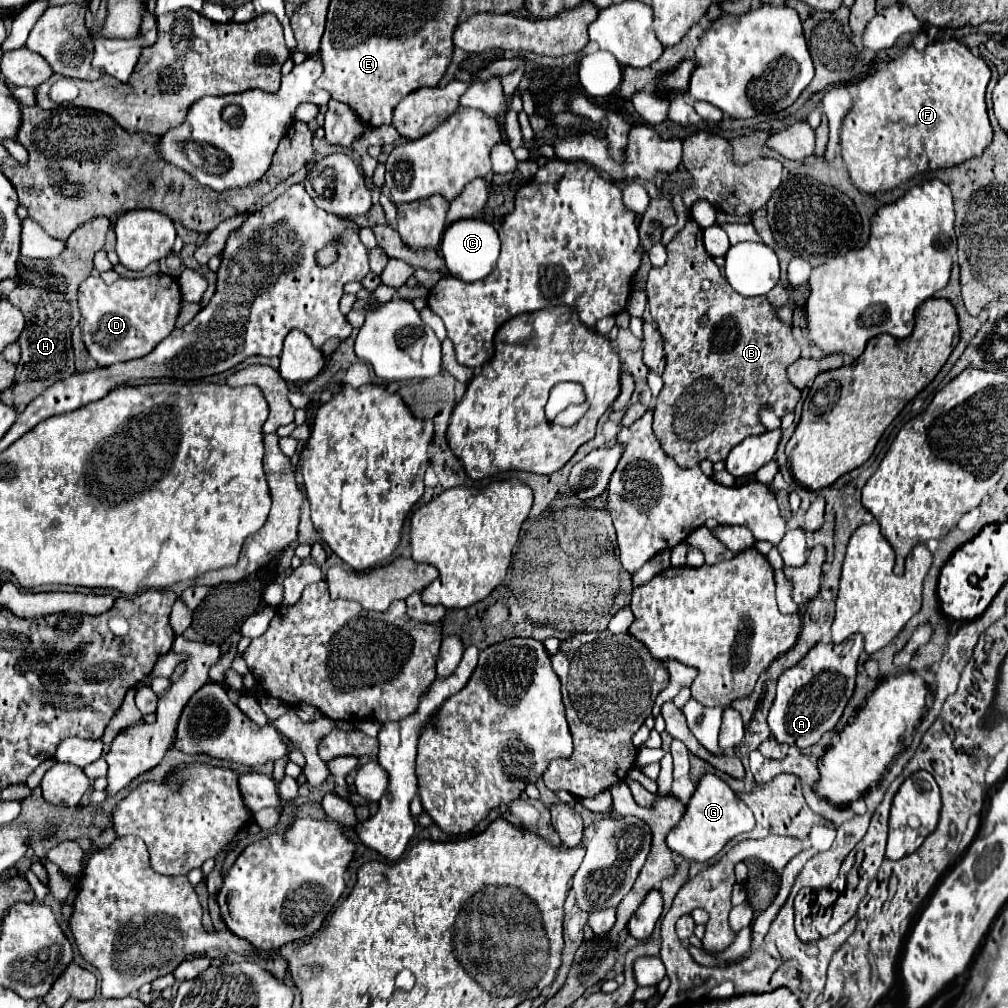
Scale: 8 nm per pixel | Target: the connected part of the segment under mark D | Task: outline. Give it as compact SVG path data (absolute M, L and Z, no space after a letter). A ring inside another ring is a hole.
M158 273L142 279L118 279L106 285L100 277L90 275L78 289L82 311L82 339L98 365L112 365L148 355L174 329L180 311L180 287L172 275Z

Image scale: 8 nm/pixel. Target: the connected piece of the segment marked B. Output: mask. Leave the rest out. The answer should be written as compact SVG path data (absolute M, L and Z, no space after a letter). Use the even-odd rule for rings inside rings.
M688 219L686 227L666 245L668 249L668 261L664 267L660 269L650 269L648 273L648 281L646 281L646 295L648 295L648 307L650 307L650 313L652 317L656 319L658 323L658 331L664 339L664 351L666 351L666 371L662 375L664 379L664 387L660 391L660 395L656 397L656 407L654 407L654 433L664 449L664 453L668 457L672 457L680 467L694 467L698 465L702 459L710 459L712 463L714 461L724 461L730 453L730 449L734 445L738 445L744 437L750 437L750 435L760 435L766 431L766 427L762 425L760 421L760 411L764 407L770 407L778 417L784 417L788 411L792 411L800 399L800 391L788 381L786 377L786 367L792 365L798 357L800 357L800 345L798 341L794 339L792 335L792 323L786 323L778 317L778 311L776 307L766 299L766 297L742 297L740 293L736 293L728 281L722 277L718 265L712 261L712 257L708 255L708 251L704 249L704 243L702 243L702 229L692 221ZM702 315L708 315L708 325L706 327L700 327L698 325L698 319Z

